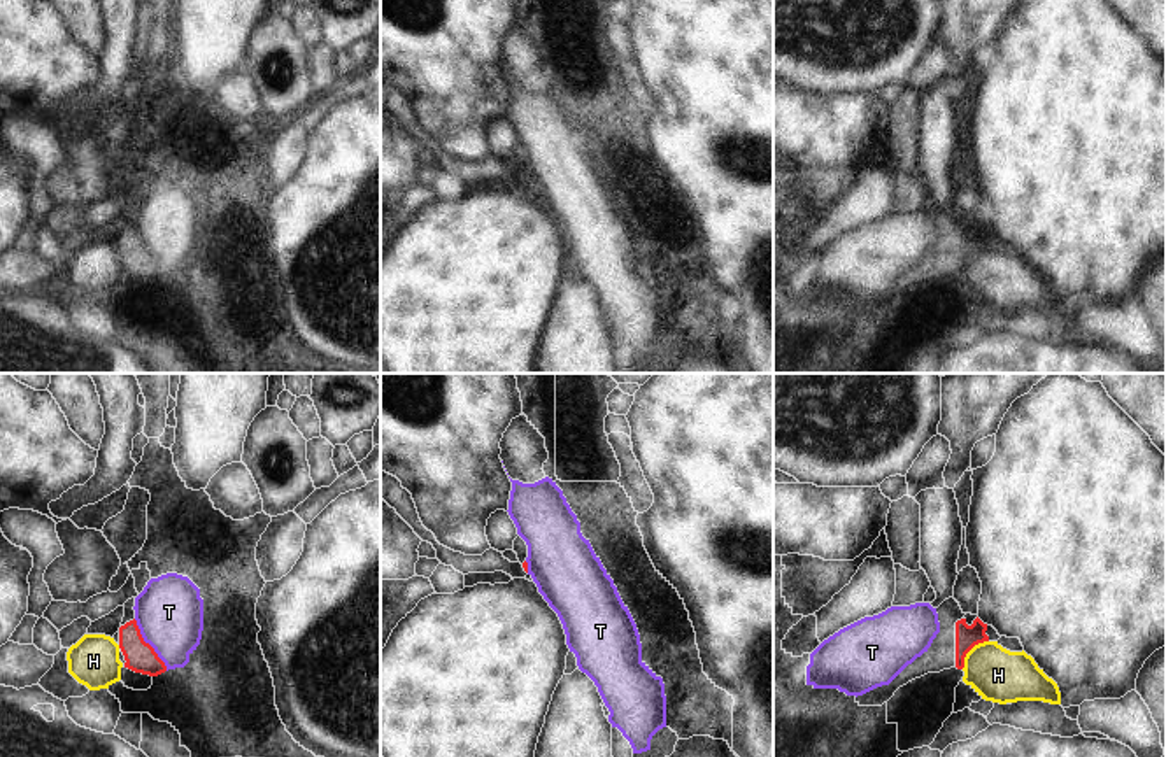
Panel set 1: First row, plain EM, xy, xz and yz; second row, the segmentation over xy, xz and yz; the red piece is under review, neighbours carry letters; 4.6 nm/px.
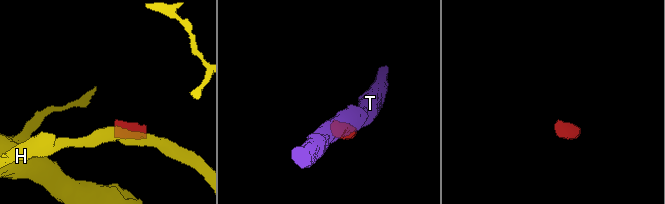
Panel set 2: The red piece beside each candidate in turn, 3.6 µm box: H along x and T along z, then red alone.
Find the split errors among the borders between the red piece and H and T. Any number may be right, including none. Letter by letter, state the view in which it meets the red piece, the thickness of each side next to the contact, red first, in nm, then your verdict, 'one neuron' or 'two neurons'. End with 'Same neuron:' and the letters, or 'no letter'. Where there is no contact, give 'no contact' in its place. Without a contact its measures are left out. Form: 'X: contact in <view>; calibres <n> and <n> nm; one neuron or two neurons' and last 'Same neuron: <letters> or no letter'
H: contact in yz; calibres 110 and 240 nm; two neurons
T: contact in xy; calibres 140 and 320 nm; two neurons
Same neuron: no letter

